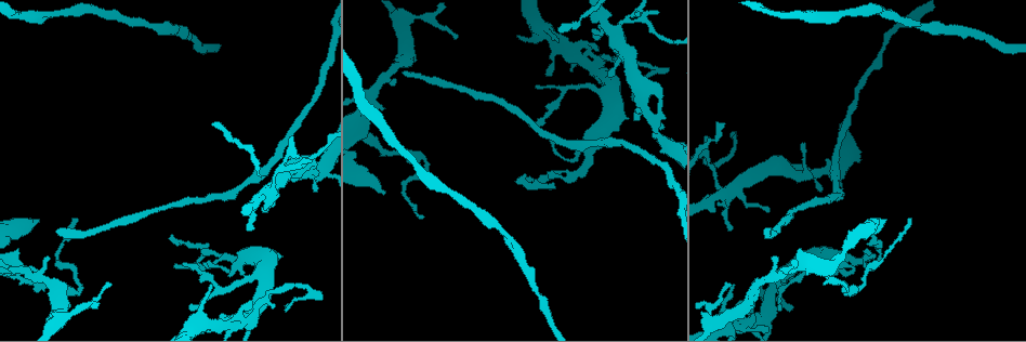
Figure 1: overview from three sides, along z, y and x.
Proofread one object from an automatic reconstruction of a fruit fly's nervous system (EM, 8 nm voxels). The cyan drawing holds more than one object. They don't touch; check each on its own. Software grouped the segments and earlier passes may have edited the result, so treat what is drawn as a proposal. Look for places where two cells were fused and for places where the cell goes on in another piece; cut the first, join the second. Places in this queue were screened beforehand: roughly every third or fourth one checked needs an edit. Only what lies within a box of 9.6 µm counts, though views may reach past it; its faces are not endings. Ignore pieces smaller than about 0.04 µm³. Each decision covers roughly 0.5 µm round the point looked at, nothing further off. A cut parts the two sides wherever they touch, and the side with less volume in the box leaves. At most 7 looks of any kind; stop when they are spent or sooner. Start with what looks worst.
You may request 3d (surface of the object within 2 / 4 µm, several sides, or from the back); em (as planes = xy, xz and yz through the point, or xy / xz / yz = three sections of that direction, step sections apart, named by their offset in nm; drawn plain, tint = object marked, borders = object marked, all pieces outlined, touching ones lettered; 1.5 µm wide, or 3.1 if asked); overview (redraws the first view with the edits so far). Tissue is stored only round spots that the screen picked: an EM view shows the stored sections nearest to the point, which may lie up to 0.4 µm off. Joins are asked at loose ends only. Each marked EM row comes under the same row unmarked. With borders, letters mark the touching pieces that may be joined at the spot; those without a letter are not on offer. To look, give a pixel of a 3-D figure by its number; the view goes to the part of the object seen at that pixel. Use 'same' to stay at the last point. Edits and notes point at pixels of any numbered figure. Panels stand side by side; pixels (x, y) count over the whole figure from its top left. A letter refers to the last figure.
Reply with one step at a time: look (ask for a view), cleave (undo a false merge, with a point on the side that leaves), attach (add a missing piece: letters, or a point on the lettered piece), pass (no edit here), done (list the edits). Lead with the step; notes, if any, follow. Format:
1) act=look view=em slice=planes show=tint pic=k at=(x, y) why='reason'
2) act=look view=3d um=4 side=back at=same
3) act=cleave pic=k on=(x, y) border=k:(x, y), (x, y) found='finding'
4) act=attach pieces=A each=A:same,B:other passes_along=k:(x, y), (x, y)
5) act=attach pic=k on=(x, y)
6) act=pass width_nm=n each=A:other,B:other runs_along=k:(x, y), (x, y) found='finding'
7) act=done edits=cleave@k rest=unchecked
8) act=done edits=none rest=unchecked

act=look view=3d um=4 pic=1 at=(874, 236) why='tapers out'

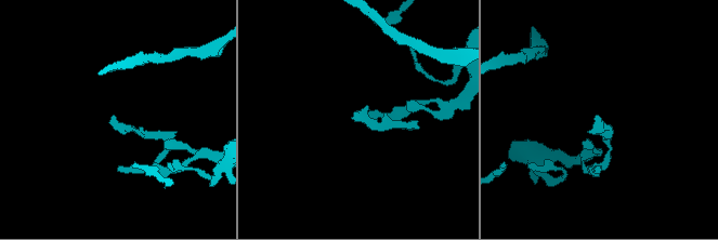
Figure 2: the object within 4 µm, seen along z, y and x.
act=look view=em slice=planes show=borders pic=2 at=(113, 115) why='now the EM'

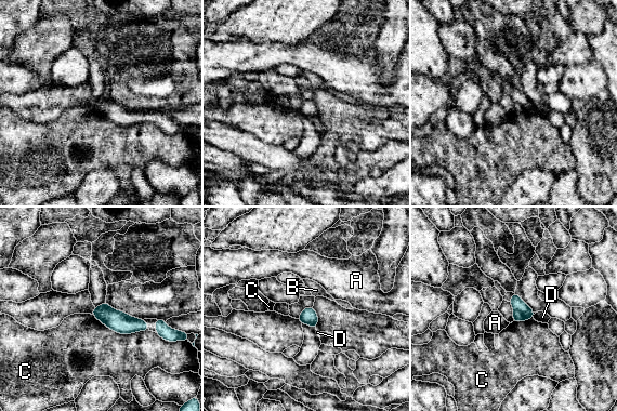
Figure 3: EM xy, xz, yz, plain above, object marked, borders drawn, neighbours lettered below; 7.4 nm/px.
act=pass each=A:other,B:other,C:other,D:other border=3:(92, 314), (120, 333), (148, 330) found='none of them fits'

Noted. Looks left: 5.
act=look view=em slice=planes show=tint pic=1 at=(359, 136) why='three arms meet'

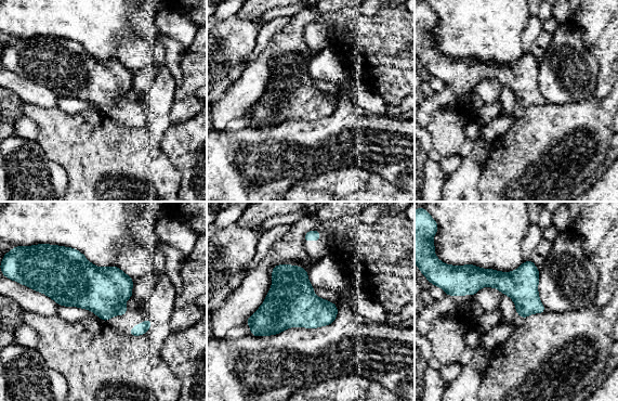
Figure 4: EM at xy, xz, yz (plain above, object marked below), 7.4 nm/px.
act=look view=em slice=planes show=borders at=same

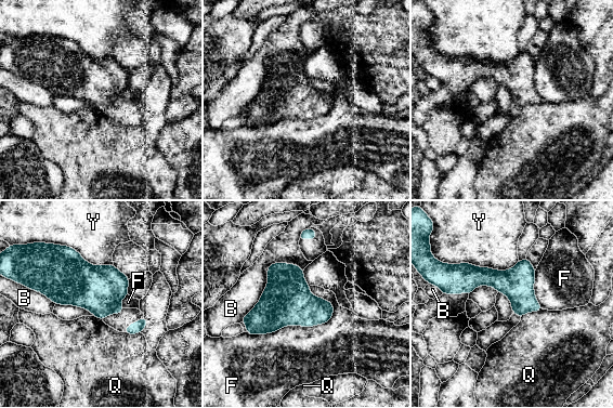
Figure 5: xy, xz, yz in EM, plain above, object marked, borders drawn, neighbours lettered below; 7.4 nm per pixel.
act=pass each=B:other,F:other,Q:other,Y:other border=5:(334, 306), (324, 323), (246, 332) found='one cell here'

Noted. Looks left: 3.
act=look view=3d um=2 pic=1 at=(640, 107) why='branch stops here'

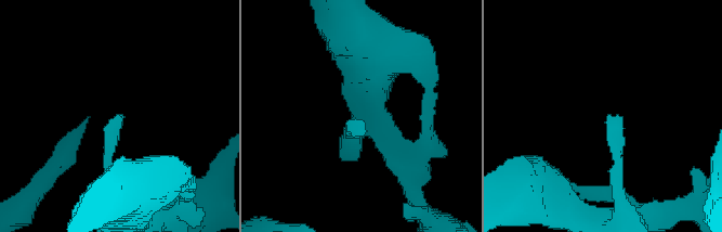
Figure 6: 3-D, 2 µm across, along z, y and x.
act=look view=em slice=planes show=tint pic=6 at=(610, 118)

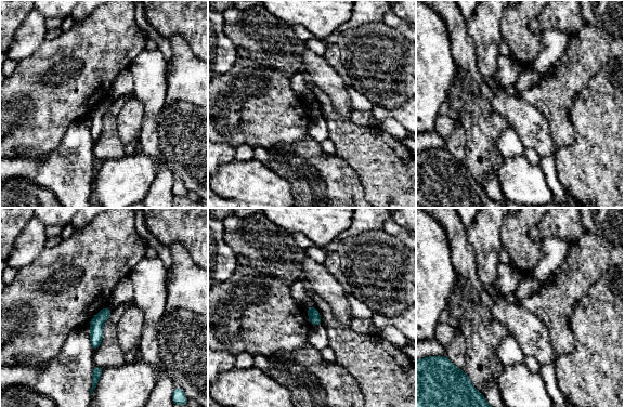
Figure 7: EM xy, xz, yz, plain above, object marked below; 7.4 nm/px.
act=look view=em slice=planes show=borders at=same

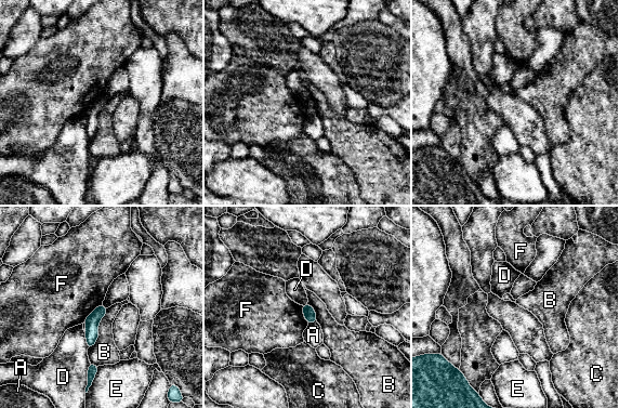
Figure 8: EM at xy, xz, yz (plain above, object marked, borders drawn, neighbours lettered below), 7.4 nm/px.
act=pass each=A:other,B:other,C:other,D:other,E:other,F:other found='no lettered piece goes on from it'

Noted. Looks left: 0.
act=done edits=none rest=unchecked

